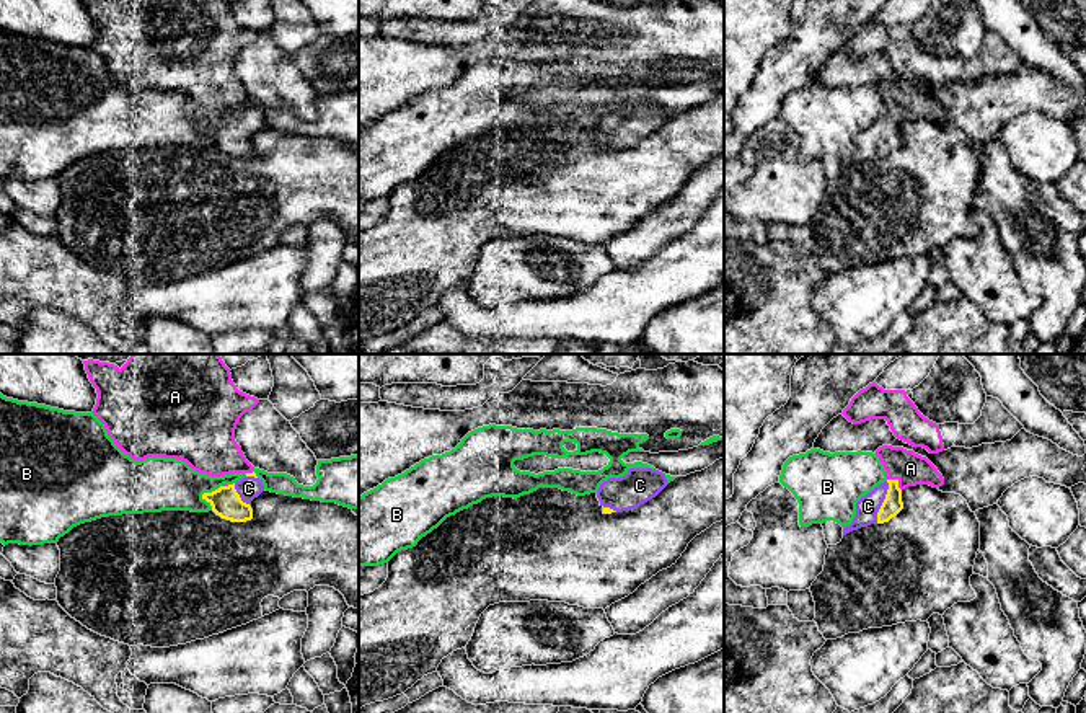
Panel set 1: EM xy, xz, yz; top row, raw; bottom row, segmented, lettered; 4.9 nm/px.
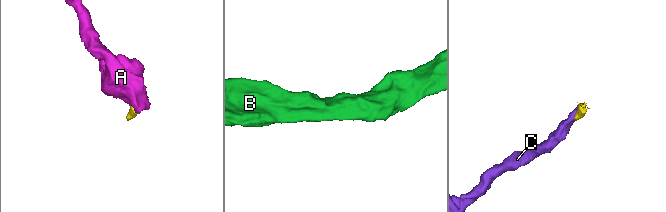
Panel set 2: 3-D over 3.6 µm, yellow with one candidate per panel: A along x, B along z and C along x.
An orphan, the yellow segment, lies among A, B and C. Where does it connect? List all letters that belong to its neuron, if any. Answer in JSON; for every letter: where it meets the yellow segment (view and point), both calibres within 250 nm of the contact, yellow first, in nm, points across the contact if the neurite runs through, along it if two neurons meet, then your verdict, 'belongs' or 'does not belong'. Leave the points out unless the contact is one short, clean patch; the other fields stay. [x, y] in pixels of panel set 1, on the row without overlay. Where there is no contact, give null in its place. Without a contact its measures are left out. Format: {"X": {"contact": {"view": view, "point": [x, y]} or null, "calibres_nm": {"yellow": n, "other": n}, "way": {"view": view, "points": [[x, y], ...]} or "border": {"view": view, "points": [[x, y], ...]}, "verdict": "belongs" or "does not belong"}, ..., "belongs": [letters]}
{"A": {"contact": {"view": "yz", "point": [897, 116]}, "calibres_nm": {"yellow": 100, "other": 160}, "verdict": "belongs"}, "B": {"contact": {"view": "xy", "point": [204, 128]}, "calibres_nm": {"yellow": 150, "other": 260}, "verdict": "does not belong"}, "C": {"contact": {"view": "yz", "point": [882, 137]}, "calibres_nm": {"yellow": 100, "other": 110}, "way": {"view": "yz", "points": [[892, 139], [882, 137], [868, 141]]}, "verdict": "belongs"}, "belongs": ["A", "C"]}

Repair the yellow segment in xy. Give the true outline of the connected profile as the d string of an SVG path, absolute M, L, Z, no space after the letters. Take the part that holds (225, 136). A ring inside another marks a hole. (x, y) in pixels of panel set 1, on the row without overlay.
M85 0L98 33L93 49L104 59L108 70L130 93L165 91L186 96L209 111L245 108L233 119L204 127L212 145L232 157L253 153L251 135L264 126L241 82L235 75L240 52L259 34L236 23L227 0Z

